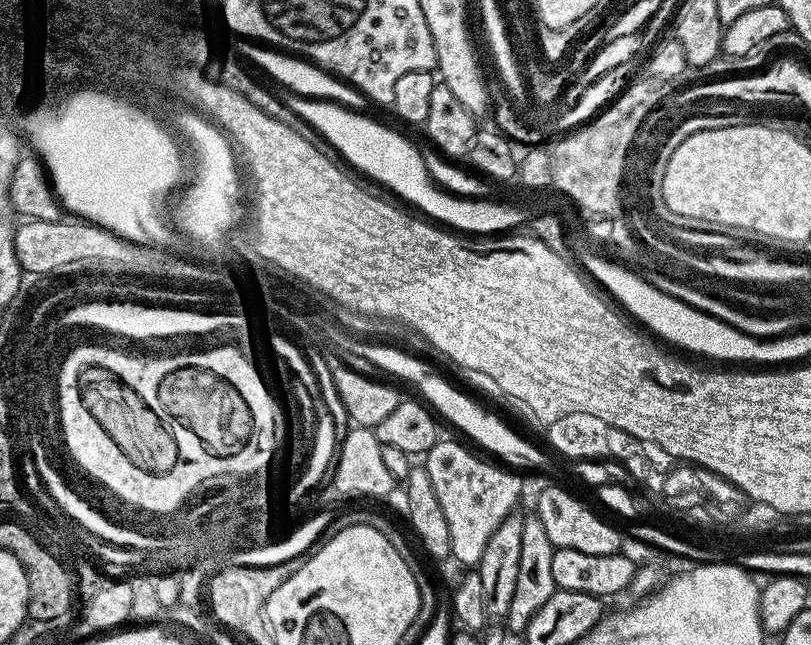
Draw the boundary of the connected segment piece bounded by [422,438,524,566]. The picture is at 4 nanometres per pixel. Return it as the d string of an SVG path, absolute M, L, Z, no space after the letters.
M447 438L437 440L422 460L422 467L430 474L430 483L434 485L434 495L442 506L442 514L446 514L446 526L450 526L451 559L468 564L464 566L479 565L490 536L507 516L517 511L516 503L524 484L514 473L507 472L512 470L496 464L479 460L470 449Z

